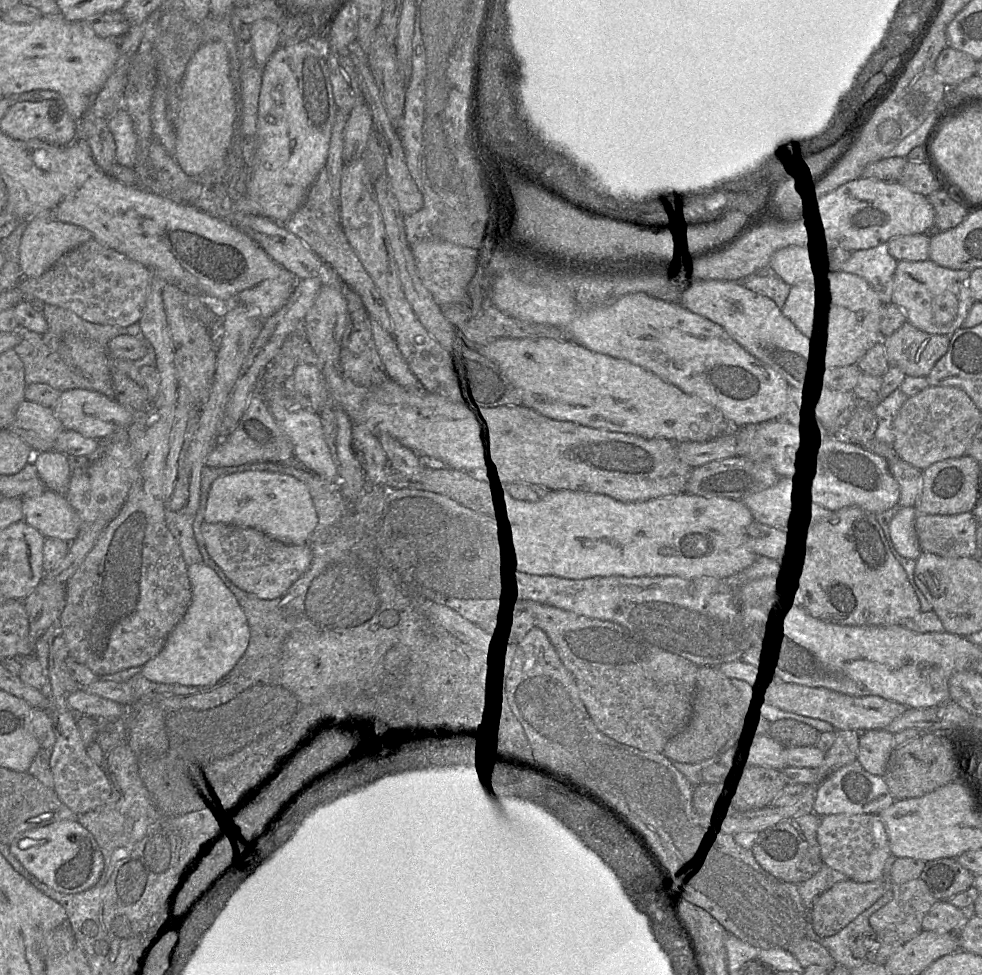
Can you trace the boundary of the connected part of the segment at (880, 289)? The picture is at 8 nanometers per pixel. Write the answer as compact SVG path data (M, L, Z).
M885 242L869 249L853 251L845 265L845 271L866 280L885 305L892 303L897 263L889 253L888 242Z

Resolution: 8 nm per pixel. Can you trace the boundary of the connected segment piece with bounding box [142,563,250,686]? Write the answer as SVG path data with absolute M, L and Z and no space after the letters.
M196 563L187 567L187 574L192 589L190 605L182 620L168 635L160 653L142 666L142 675L159 683L204 686L219 682L235 667L248 647L250 631L236 597L212 568Z

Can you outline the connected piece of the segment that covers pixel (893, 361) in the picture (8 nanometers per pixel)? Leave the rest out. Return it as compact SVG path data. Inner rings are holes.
M906 321L897 331L883 338L890 366L900 368L906 377L927 377L948 351L951 335L928 334Z

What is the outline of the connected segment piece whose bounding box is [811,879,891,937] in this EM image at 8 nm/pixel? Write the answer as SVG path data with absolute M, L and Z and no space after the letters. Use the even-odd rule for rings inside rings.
M847 879L835 883L814 902L811 911L811 923L814 931L820 937L829 937L838 933L890 889L890 883L889 879L872 882L855 882Z

